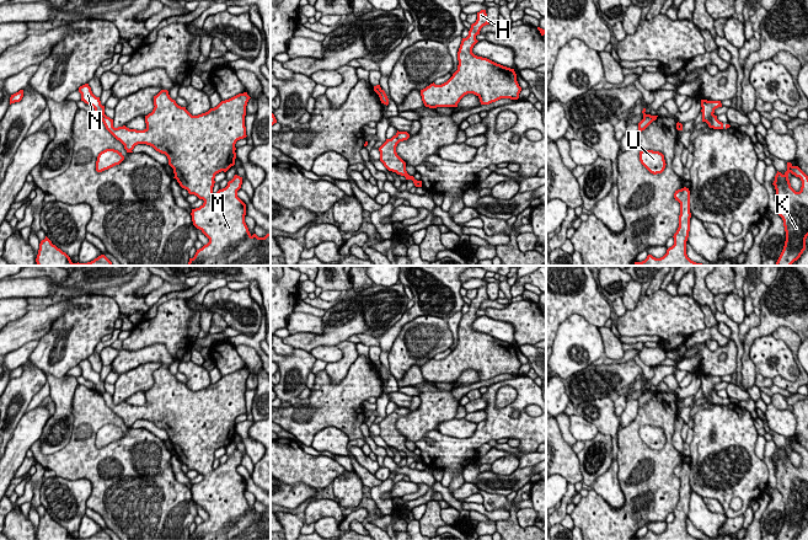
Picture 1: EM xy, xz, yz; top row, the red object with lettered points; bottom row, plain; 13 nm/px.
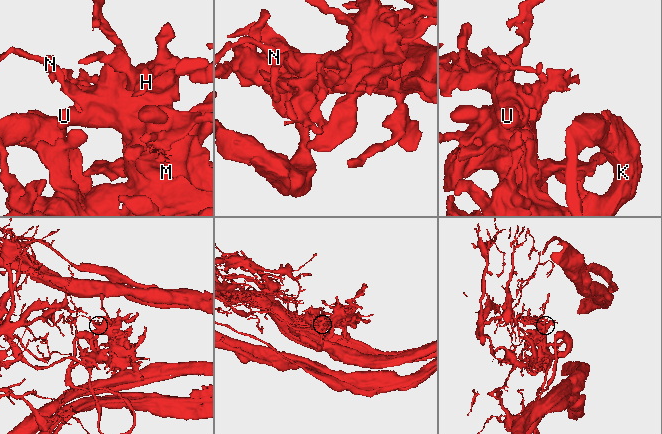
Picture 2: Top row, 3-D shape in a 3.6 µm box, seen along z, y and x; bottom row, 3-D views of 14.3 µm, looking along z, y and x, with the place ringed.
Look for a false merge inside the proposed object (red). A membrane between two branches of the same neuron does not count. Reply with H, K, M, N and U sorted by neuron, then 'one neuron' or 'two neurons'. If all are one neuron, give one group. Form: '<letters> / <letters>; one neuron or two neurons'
H K M U / N; two neurons

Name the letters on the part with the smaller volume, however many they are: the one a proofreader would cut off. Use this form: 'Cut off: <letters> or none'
Cut off: N

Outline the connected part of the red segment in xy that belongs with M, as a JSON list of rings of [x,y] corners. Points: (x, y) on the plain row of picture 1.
[[[161,365],[154,371],[152,387],[145,391],[144,406],[125,401],[114,403],[113,395],[107,391],[102,395],[106,405],[124,421],[127,428],[133,428],[138,419],[146,419],[165,429],[180,461],[204,476],[199,483],[192,485],[191,491],[193,501],[209,518],[197,525],[188,540],[271,540],[271,509],[264,513],[251,510],[245,498],[246,480],[237,472],[242,453],[235,450],[225,464],[213,467],[215,450],[235,440],[235,419],[247,412],[245,391],[250,374],[247,368],[239,369],[205,389],[192,391],[170,373],[167,365]]]

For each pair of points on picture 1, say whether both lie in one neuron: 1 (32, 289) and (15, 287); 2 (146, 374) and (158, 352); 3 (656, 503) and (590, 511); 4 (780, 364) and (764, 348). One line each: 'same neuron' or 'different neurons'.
1: same neuron
2: different neurons
3: same neuron
4: same neuron

